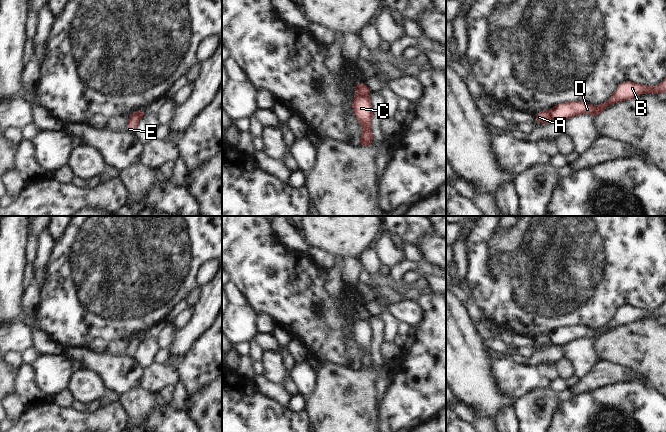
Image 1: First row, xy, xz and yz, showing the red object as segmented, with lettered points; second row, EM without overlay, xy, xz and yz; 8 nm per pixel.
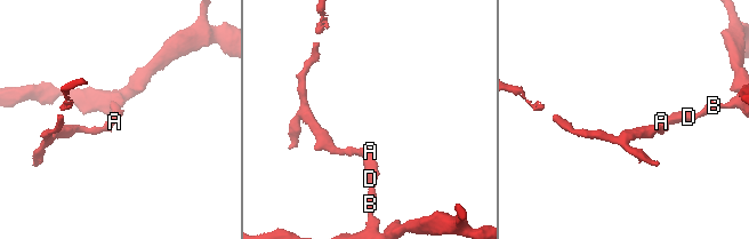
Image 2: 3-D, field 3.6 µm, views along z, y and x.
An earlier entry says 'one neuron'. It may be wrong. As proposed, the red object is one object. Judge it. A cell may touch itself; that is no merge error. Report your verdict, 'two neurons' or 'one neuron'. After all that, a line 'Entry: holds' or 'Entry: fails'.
two neurons
Entry: fails

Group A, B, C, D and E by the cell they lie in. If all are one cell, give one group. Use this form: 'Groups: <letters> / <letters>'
Groups: A E / B C D.

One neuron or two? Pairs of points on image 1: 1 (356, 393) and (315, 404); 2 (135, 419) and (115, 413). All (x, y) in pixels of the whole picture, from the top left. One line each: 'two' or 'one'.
1: one
2: two

